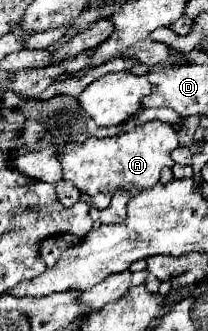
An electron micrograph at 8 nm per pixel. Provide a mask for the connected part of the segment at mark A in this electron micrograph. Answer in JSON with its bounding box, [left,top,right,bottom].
[61,121,179,195]

